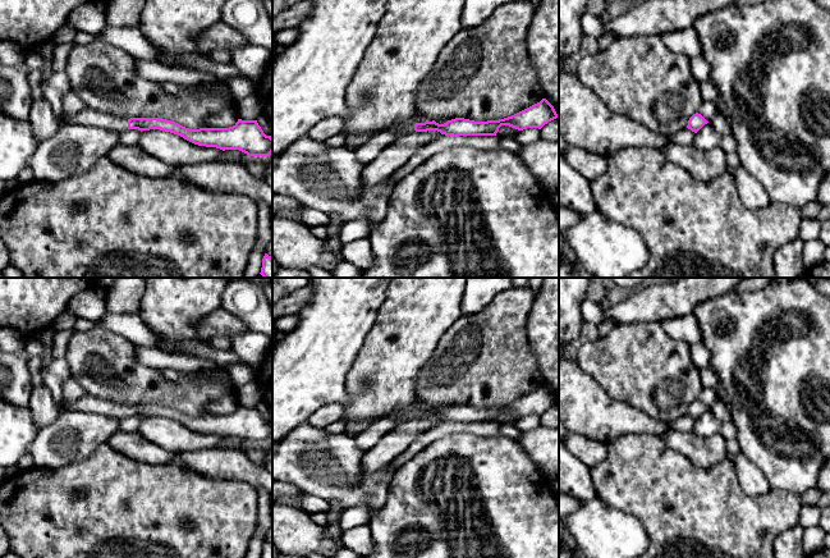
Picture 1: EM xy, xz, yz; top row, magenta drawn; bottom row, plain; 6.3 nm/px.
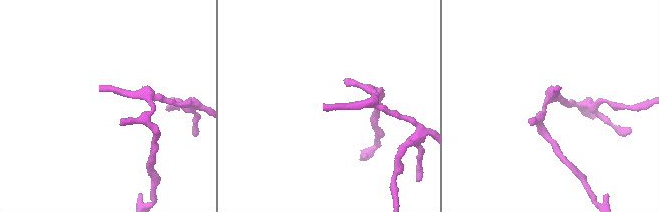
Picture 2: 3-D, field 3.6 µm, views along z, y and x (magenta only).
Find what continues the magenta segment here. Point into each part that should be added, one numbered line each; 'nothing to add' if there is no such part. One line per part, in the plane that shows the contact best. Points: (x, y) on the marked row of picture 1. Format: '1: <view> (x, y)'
1: xy (87, 117)

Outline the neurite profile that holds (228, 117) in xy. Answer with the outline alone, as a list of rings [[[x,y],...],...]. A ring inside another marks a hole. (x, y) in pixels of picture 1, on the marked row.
[[[225,108],[220,113],[211,115],[207,119],[210,128],[229,128],[238,122],[237,110],[233,108]]]

